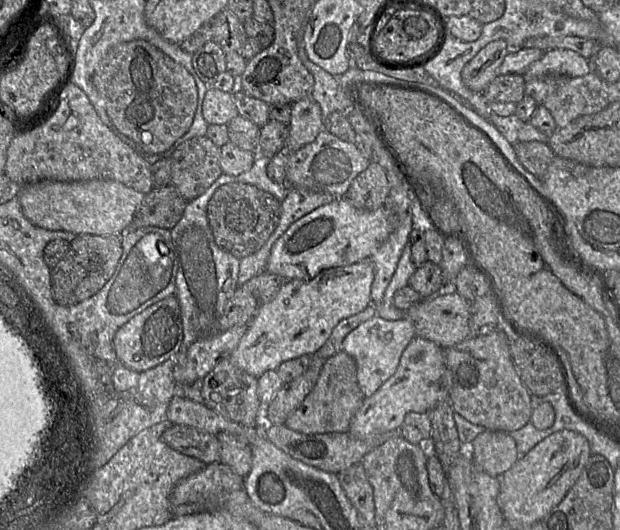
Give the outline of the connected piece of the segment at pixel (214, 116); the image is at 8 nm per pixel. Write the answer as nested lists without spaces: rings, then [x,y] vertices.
[[[216,88],[207,90],[202,103],[202,113],[209,125],[227,125],[239,115],[233,100],[233,94]]]

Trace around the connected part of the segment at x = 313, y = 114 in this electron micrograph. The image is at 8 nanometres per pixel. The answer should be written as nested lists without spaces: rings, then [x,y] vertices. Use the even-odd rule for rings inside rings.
[[[307,97],[291,105],[291,120],[285,152],[292,153],[312,143],[324,129],[323,116],[319,104]]]

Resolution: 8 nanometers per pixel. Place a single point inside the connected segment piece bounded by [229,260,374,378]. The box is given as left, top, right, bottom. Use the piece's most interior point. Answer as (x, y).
(299, 319)

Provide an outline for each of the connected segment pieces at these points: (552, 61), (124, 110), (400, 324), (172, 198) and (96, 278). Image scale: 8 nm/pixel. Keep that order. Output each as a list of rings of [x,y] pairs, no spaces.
[[[551,49],[533,62],[523,77],[526,81],[547,74],[561,74],[570,77],[585,76],[590,72],[590,62],[579,53],[569,49]]]
[[[145,40],[123,42],[111,47],[99,62],[93,83],[104,100],[113,125],[147,153],[158,154],[168,150],[192,125],[198,104],[195,77],[183,65]]]
[[[375,315],[347,334],[342,342],[341,351],[354,358],[358,385],[365,398],[373,395],[395,373],[403,351],[414,337],[413,322],[406,315],[394,321]]]
[[[172,184],[153,188],[145,194],[131,228],[151,226],[170,230],[181,219],[187,202]]]
[[[123,234],[76,235],[64,258],[50,269],[55,301],[62,306],[72,306],[99,292],[118,265],[123,253],[122,242]]]

